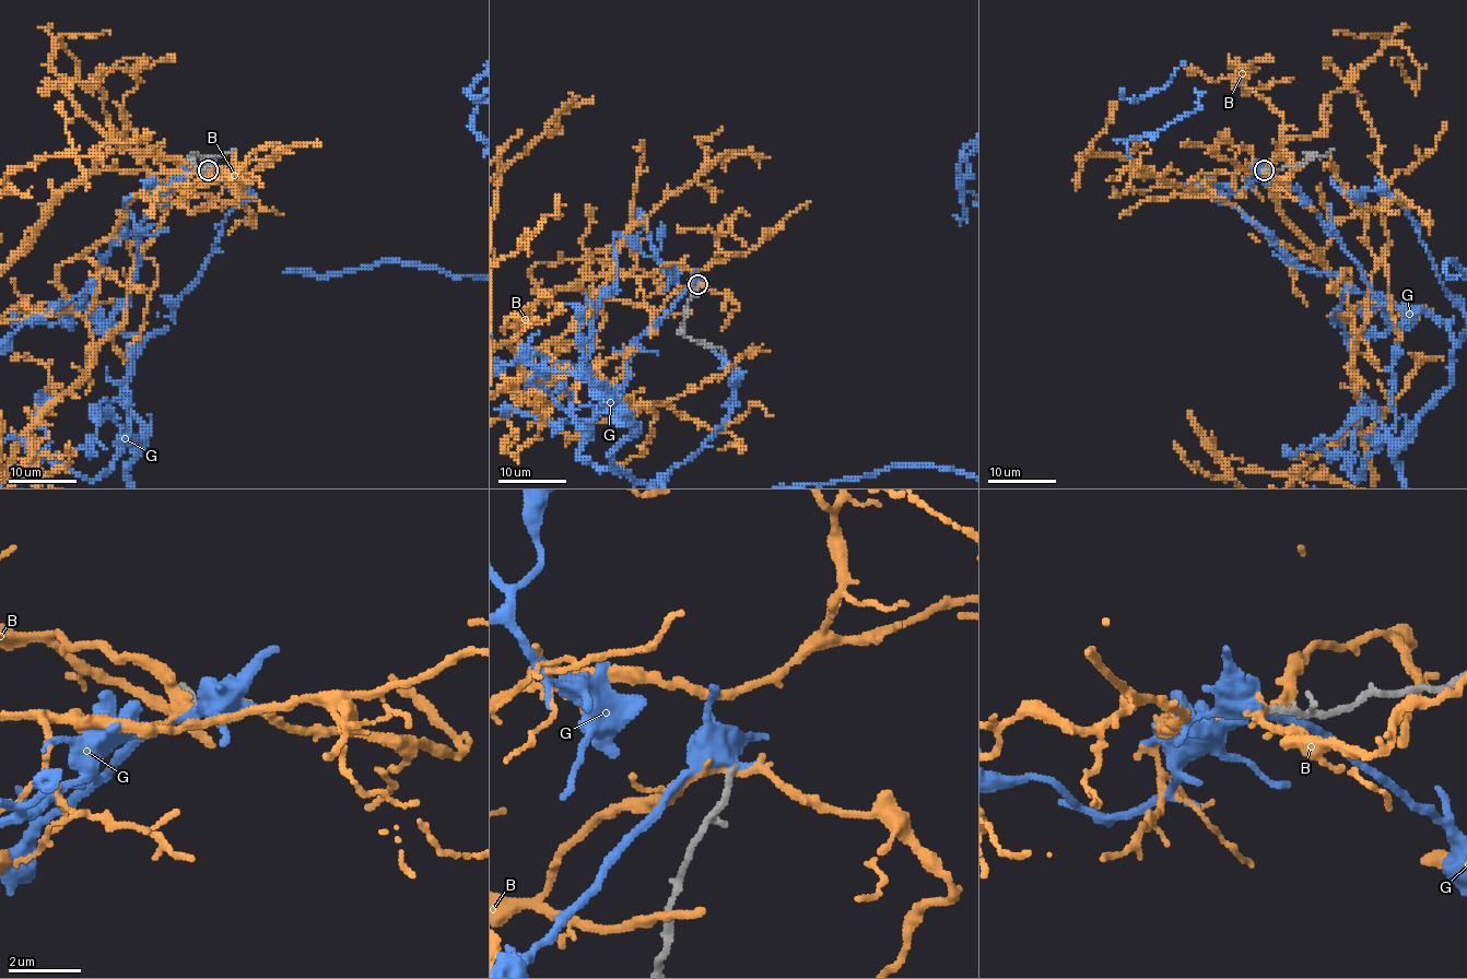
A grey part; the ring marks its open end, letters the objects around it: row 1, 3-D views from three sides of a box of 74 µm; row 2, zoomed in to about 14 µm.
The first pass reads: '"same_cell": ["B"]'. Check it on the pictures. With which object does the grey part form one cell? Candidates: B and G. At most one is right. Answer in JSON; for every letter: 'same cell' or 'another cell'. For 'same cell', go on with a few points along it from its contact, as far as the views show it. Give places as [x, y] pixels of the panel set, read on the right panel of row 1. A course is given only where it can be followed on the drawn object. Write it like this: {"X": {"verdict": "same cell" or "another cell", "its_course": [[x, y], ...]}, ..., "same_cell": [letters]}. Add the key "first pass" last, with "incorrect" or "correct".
{"B": {"verdict": "another cell"}, "G": {"verdict": "another cell"}, "same_cell": [], "first pass": "incorrect"}

